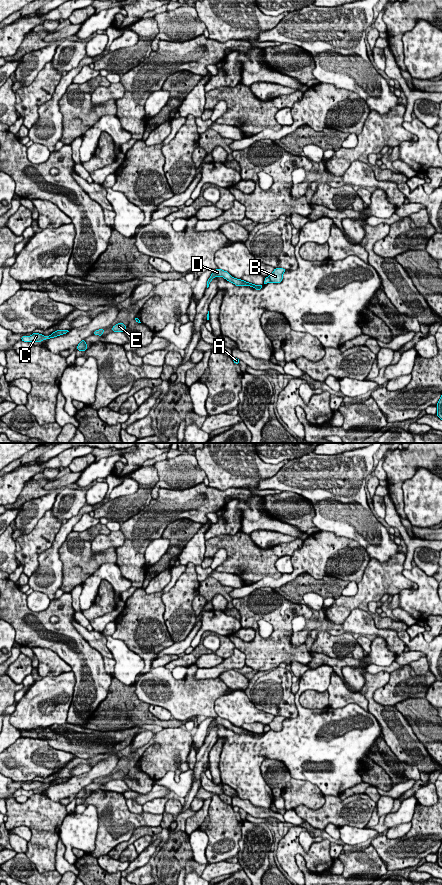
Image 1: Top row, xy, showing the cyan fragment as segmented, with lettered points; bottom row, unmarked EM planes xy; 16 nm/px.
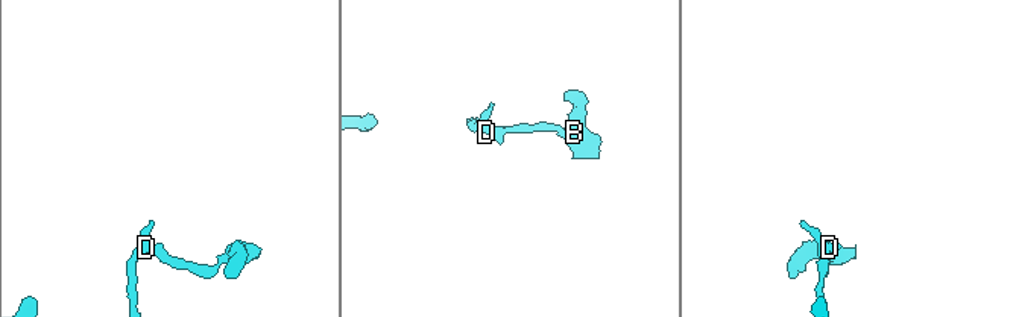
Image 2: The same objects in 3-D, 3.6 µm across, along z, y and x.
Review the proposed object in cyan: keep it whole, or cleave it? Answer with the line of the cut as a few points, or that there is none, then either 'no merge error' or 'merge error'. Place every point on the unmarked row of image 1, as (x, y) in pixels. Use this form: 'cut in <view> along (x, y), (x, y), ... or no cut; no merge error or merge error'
cut in xy along (268, 725), (270, 729); merge error

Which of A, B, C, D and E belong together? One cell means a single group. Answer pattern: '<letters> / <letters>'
A C D E / B

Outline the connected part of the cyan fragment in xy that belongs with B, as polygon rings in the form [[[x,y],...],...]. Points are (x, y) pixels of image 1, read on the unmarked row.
[[[275,716],[274,719],[269,723],[270,730],[272,731],[280,731],[283,728],[283,721],[286,717],[283,716]]]

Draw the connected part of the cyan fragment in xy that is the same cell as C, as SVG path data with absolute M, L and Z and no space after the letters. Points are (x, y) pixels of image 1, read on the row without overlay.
M57 778L53 780L51 783L49 783L48 785L42 782L39 782L39 781L33 781L31 784L22 784L21 788L24 790L35 790L36 791L36 790L41 790L46 787L54 786L59 783L66 782L67 780L69 779L68 778Z

